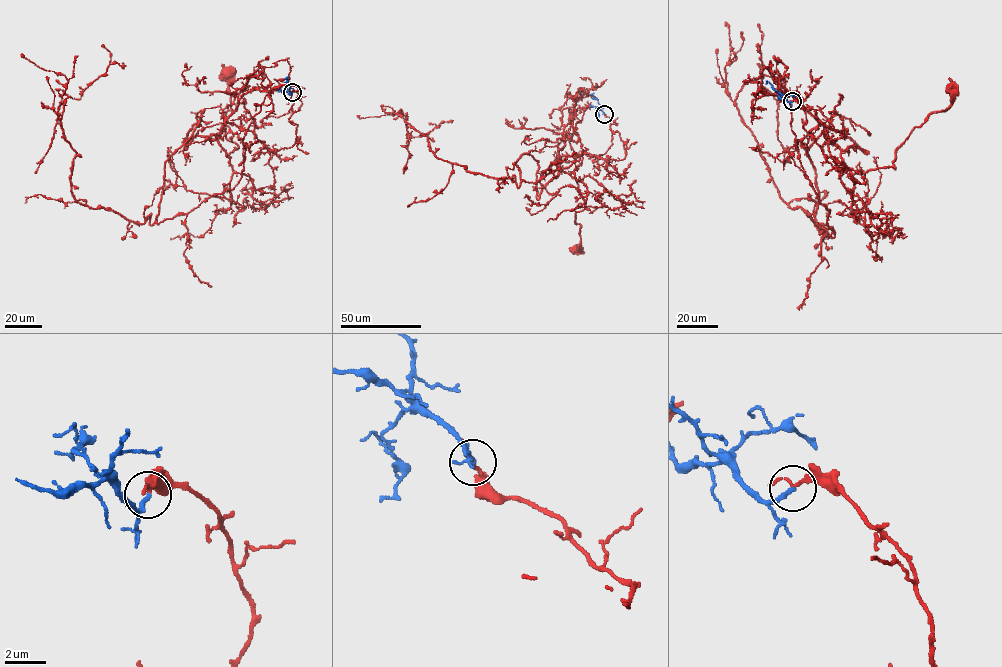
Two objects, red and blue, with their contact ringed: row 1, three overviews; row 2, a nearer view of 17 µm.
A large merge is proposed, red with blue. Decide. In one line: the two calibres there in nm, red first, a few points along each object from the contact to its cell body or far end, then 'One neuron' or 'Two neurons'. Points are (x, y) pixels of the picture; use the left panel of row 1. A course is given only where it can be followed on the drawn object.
Thickness 130 nm (red) against 240 nm. Course of red: (292, 92), (294, 144), (269, 150), (225, 123), (216, 138), (229, 158), (227, 74). Course of blue: (292, 92), (288, 90), (290, 84), (286, 77), (289, 76). Two neurons

